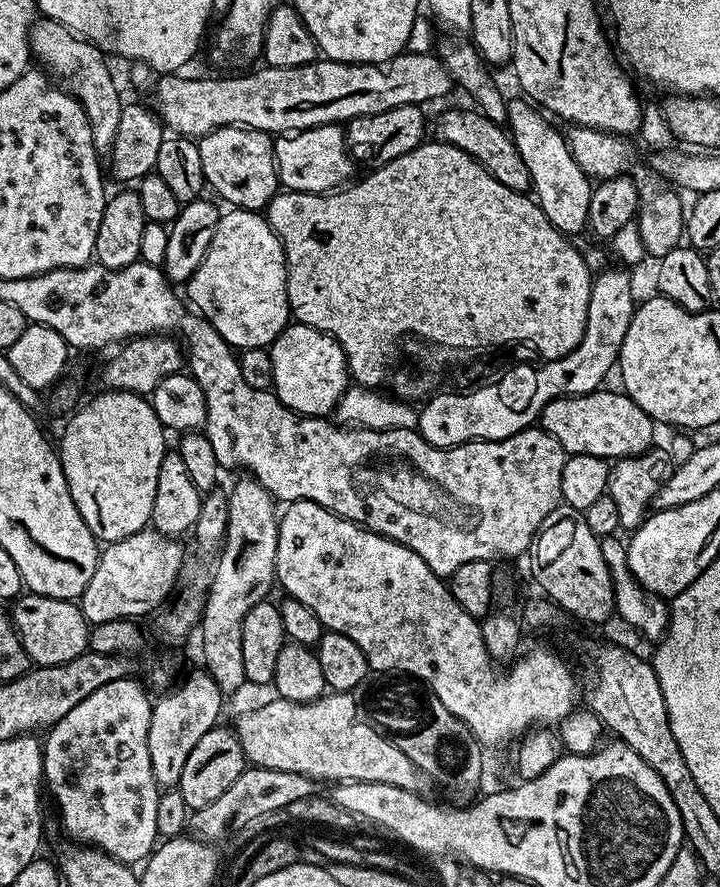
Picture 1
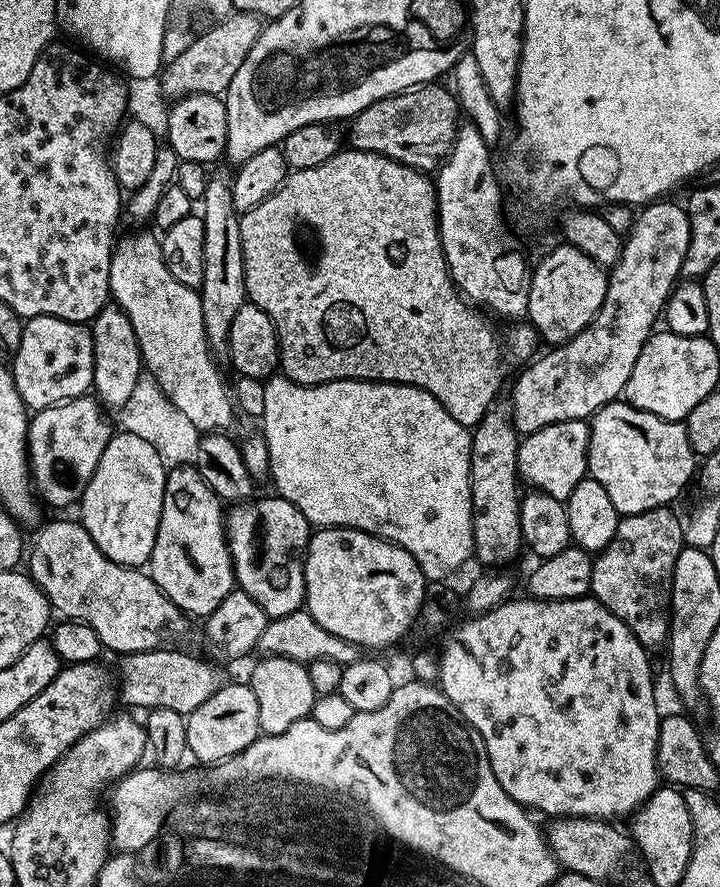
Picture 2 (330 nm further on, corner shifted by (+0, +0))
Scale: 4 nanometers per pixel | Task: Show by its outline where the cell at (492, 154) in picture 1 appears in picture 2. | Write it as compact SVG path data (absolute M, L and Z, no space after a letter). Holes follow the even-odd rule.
M433 82L421 84L419 88L412 88L409 92L399 92L393 96L387 96L370 106L366 106L366 110L351 117L350 123L347 125L347 127L349 126L348 132L346 128L346 140L351 147L357 148L360 152L377 152L411 168L429 170L428 168L432 167L435 169L444 157L452 151L452 144L456 141L456 132L461 123L460 101L447 87L440 87Z

